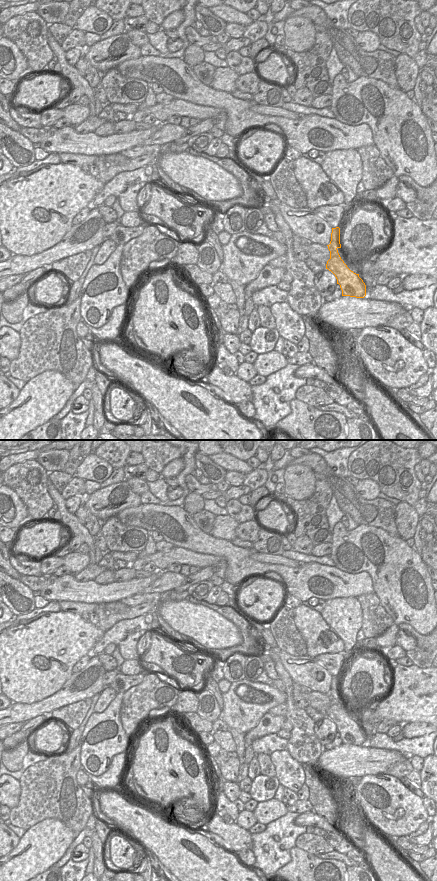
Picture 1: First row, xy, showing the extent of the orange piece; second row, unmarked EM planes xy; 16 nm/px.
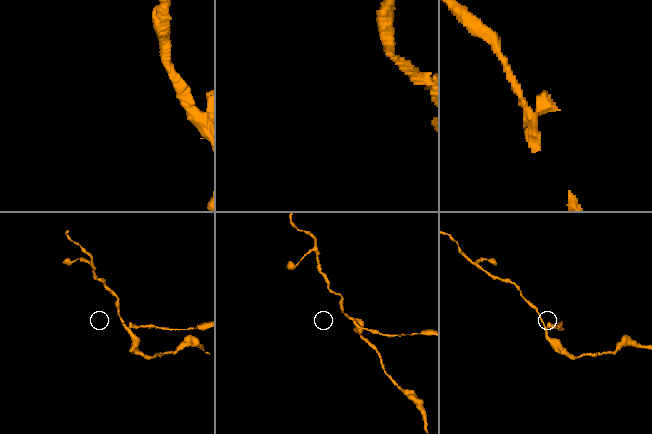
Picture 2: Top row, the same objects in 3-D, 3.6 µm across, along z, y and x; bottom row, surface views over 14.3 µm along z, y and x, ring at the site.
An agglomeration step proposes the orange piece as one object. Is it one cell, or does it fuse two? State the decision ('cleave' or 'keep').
cleave

